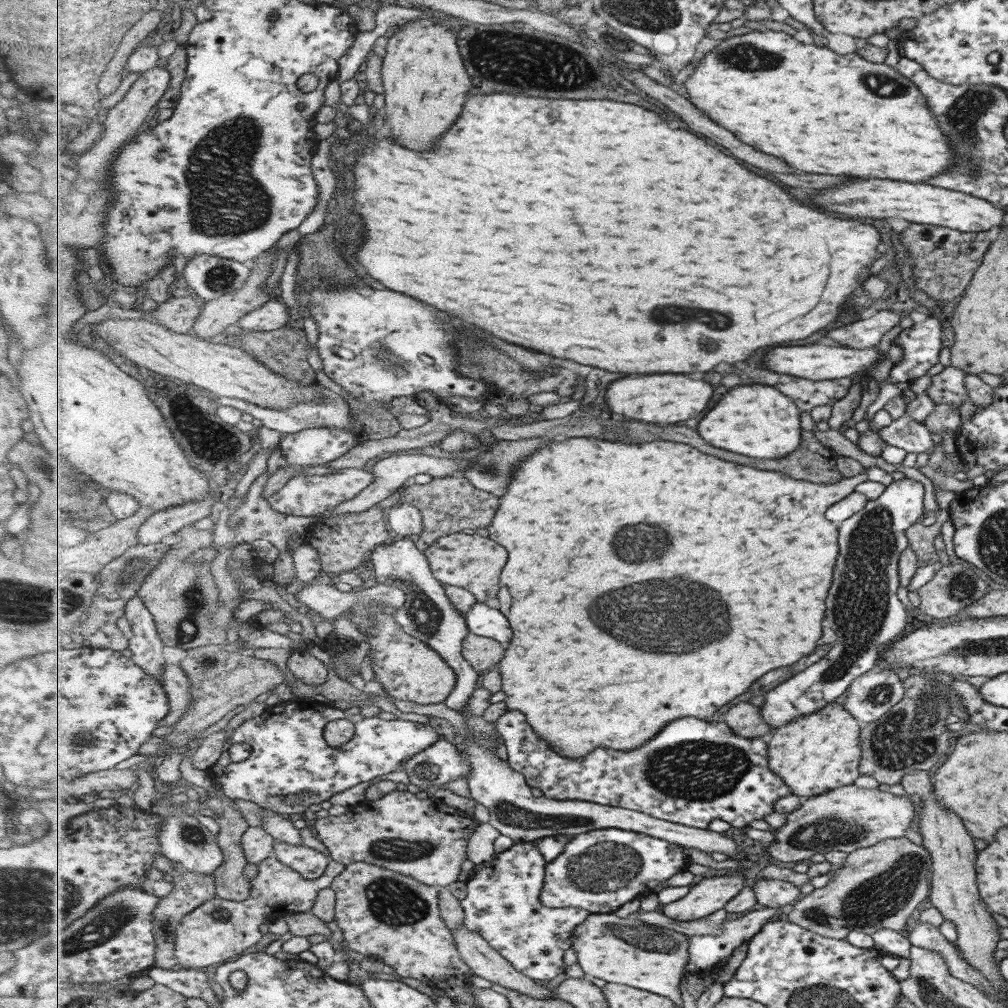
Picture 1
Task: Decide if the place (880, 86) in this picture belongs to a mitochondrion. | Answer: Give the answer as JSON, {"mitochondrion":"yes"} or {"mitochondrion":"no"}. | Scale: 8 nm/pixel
{"mitochondrion":"yes"}

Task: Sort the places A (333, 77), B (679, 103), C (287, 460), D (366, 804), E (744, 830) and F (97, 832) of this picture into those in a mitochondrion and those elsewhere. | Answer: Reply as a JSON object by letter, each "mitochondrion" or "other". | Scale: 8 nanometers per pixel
{"A":"other","B":"other","C":"other","D":"other","E":"other","F":"other"}

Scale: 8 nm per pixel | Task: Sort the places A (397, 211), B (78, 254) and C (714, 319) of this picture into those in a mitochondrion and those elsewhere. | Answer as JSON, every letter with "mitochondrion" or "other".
{"A":"other","B":"other","C":"mitochondrion"}

